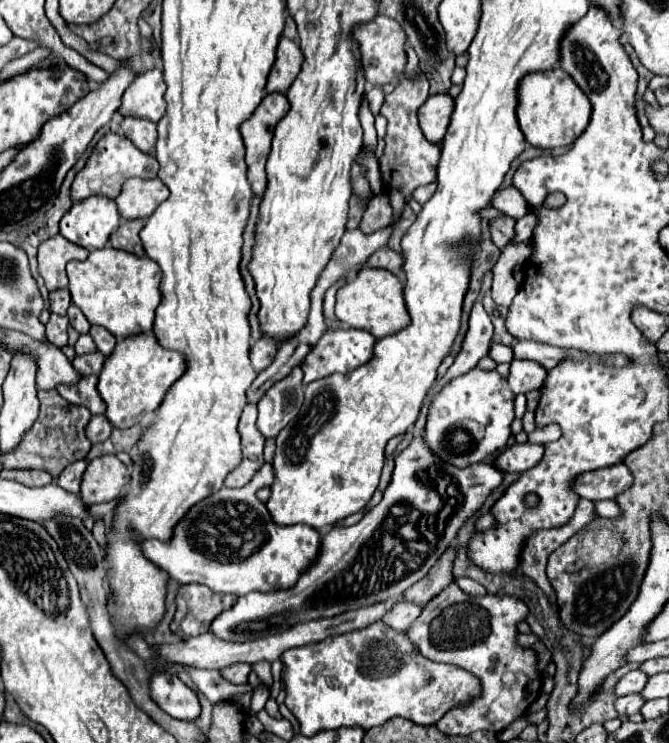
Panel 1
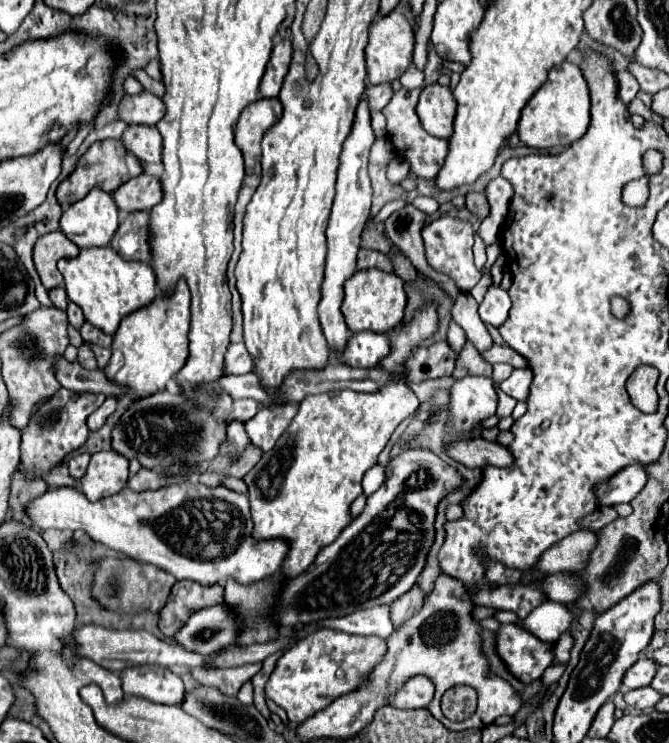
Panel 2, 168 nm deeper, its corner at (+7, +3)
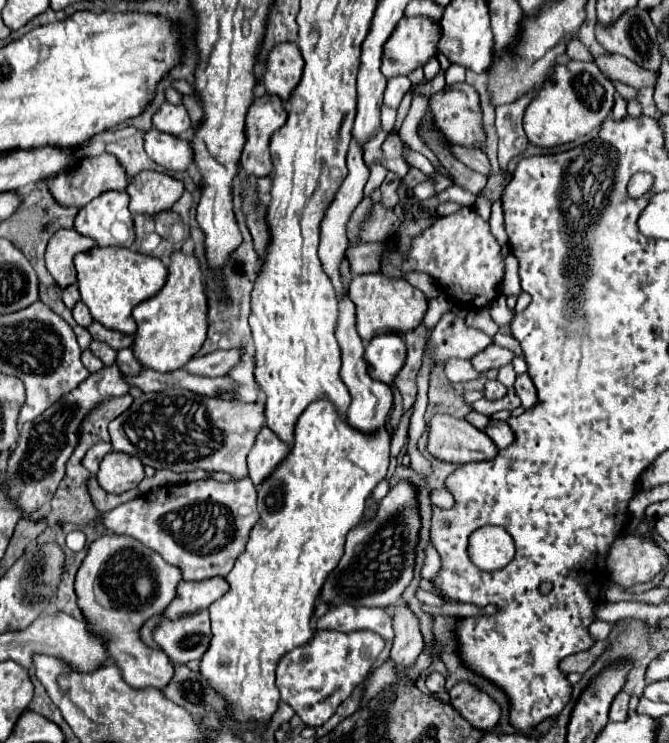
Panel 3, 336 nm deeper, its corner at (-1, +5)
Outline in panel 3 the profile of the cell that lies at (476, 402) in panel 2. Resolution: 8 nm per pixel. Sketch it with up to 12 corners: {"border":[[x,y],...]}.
{"border":[[497,380],[485,384],[483,394],[487,400],[505,396],[505,386]]}

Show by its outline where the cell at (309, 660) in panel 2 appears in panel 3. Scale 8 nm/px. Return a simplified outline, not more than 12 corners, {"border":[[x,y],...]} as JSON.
{"border":[[317,630],[281,658],[277,688],[321,726],[367,678],[385,640]]}

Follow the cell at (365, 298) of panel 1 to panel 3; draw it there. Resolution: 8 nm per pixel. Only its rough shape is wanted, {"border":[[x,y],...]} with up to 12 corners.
{"border":[[381,272],[355,276],[349,294],[363,342],[421,324],[427,298]]}

